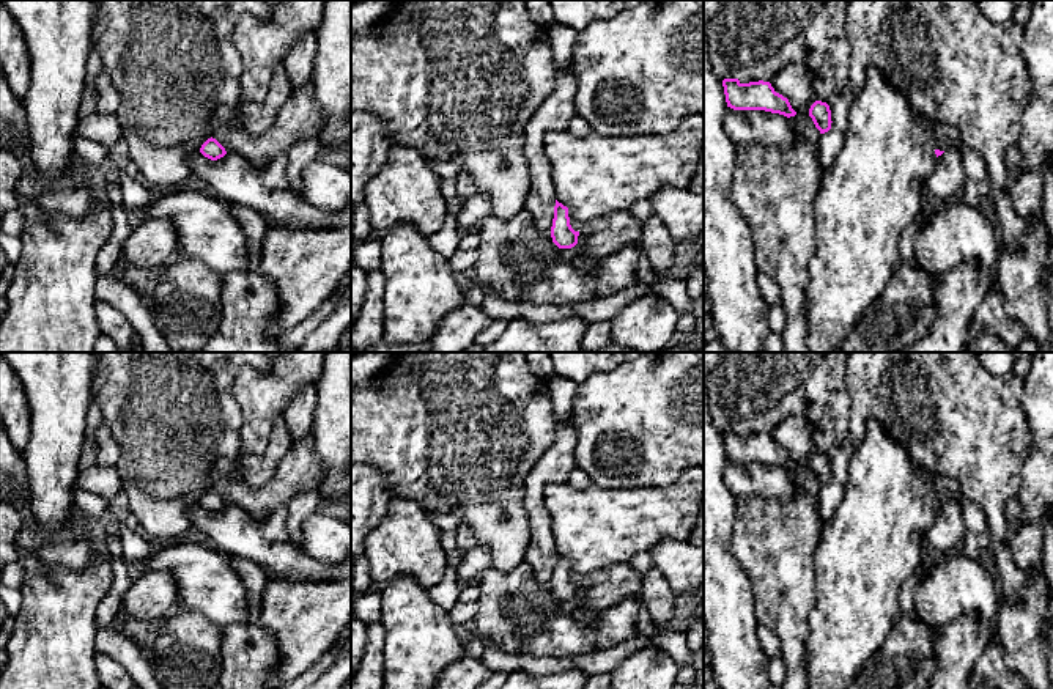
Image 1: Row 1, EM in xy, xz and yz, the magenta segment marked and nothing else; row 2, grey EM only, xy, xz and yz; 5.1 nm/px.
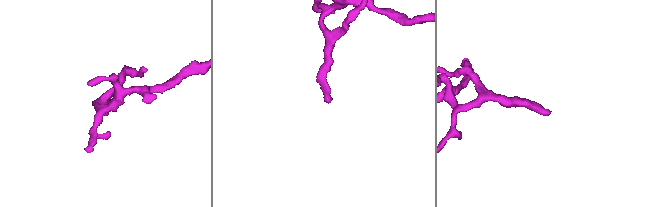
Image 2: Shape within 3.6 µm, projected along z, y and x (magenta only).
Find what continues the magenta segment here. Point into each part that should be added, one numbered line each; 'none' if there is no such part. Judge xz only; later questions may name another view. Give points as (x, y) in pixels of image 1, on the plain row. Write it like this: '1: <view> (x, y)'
1: xz (606, 587)

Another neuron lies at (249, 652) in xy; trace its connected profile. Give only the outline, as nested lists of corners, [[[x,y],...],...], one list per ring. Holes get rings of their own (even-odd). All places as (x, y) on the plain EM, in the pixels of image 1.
[[[261,625],[222,628],[222,672],[212,689],[277,689],[269,684],[280,654],[275,637]]]

